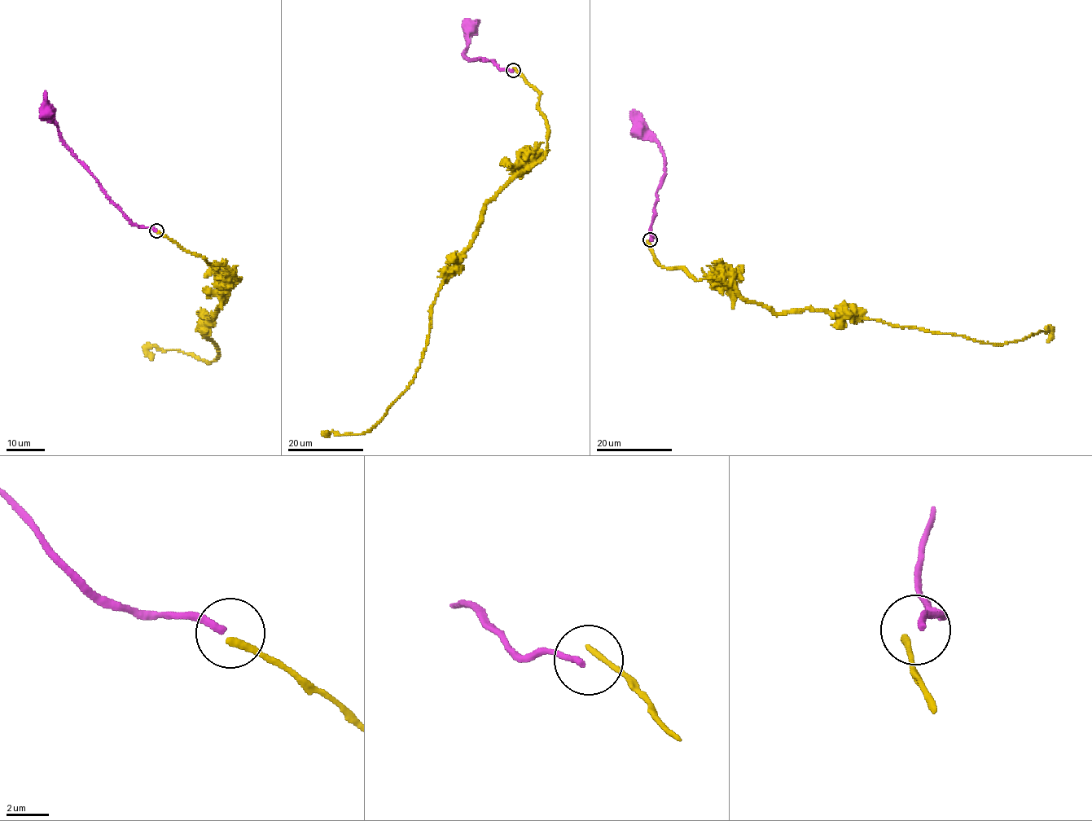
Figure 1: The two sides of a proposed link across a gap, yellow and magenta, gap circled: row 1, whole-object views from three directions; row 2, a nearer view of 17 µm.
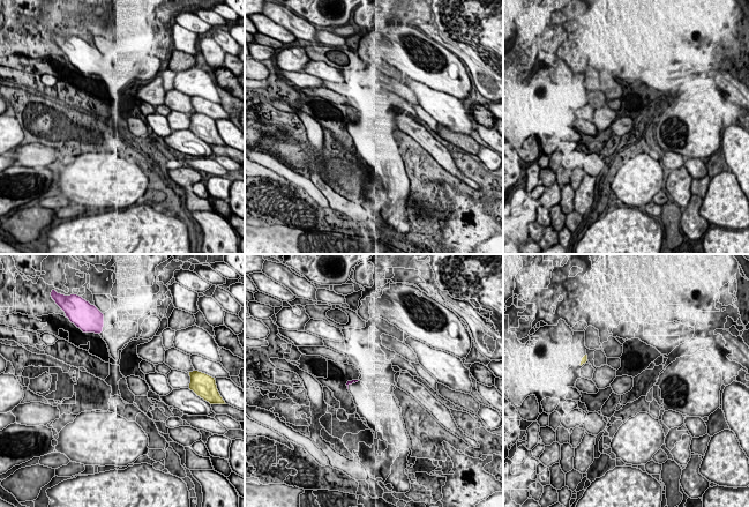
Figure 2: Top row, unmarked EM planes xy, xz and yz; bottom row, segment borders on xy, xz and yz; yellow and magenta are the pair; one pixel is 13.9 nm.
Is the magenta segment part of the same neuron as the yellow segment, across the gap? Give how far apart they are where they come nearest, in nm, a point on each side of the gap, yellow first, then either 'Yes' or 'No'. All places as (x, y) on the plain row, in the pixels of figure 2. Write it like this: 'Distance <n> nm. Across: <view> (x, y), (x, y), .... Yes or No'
Distance 1350 nm. Across: xy (189, 113), (102, 72). No

